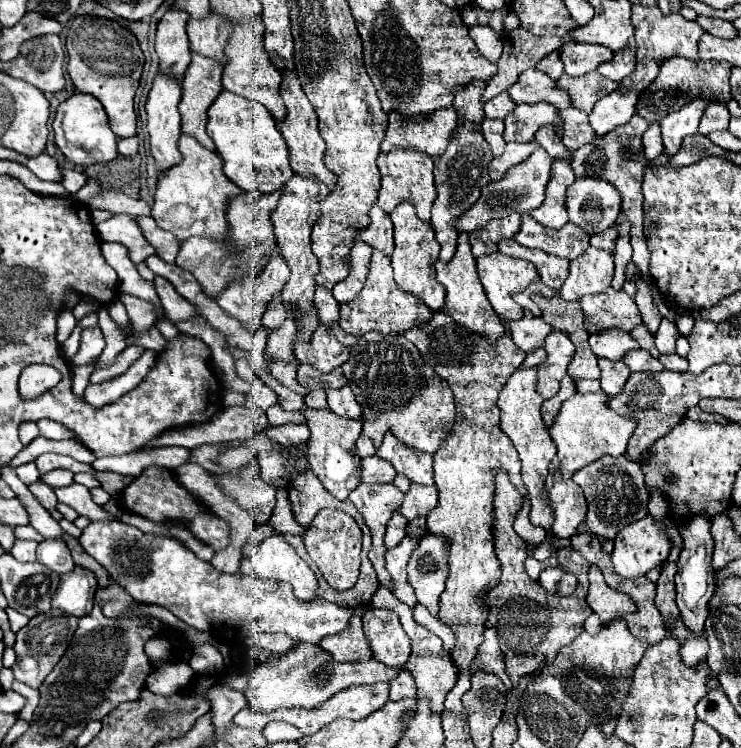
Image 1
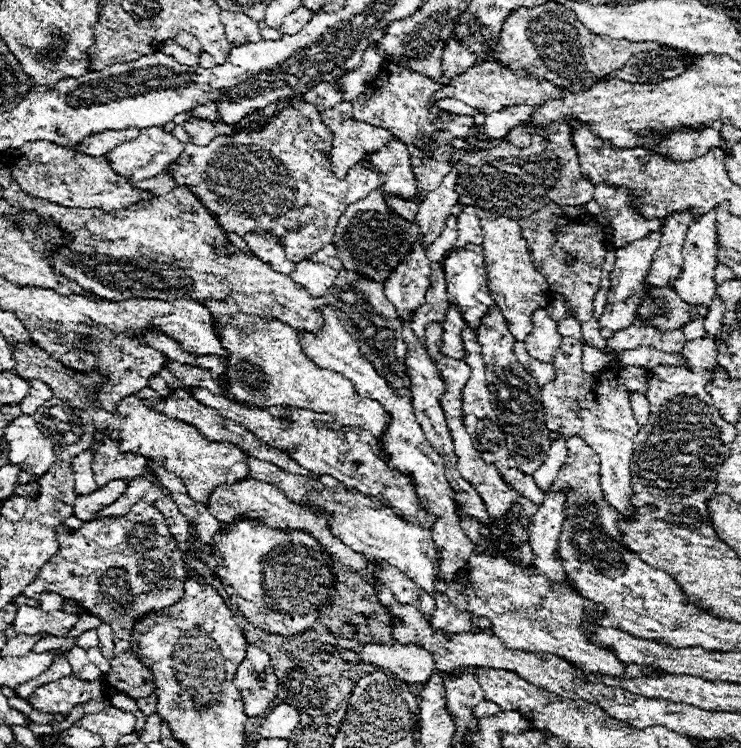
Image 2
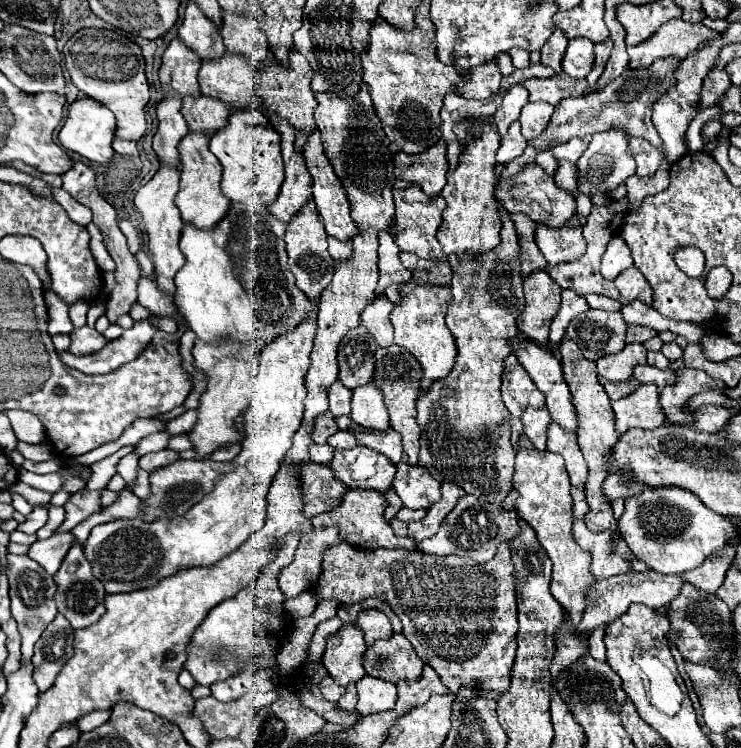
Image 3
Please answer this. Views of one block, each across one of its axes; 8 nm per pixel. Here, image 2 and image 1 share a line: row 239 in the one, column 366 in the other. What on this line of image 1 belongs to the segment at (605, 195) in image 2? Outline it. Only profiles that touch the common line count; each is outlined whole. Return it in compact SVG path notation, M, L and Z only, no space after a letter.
M372 608L372 614L362 618L364 636L374 652L374 660L386 666L404 666L410 656L410 642L398 622L398 614L392 610Z

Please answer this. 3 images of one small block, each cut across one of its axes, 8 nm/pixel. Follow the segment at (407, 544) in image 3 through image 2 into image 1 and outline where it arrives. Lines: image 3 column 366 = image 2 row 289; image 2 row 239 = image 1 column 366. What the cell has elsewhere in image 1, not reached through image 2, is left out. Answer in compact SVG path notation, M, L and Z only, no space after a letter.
M360 484L350 492L350 502L364 516L368 528L372 530L372 554L368 554L380 586L390 588L390 574L384 568L384 530L394 514L394 508L402 500L402 492L394 484Z

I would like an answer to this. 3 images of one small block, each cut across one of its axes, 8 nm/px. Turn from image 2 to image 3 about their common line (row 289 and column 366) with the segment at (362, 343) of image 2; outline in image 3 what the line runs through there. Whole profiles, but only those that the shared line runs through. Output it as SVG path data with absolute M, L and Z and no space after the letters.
M358 326L346 332L338 346L338 364L340 364L340 382L346 388L358 388L372 382L374 372L374 352L376 344L366 328Z

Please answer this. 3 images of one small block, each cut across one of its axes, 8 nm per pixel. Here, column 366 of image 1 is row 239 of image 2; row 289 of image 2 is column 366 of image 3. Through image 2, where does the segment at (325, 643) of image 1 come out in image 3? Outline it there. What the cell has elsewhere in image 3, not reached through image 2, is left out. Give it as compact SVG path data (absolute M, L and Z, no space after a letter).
M362 610L358 614L358 628L364 632L364 640L368 646L372 646L376 640L386 640L392 636L390 620L380 610Z

